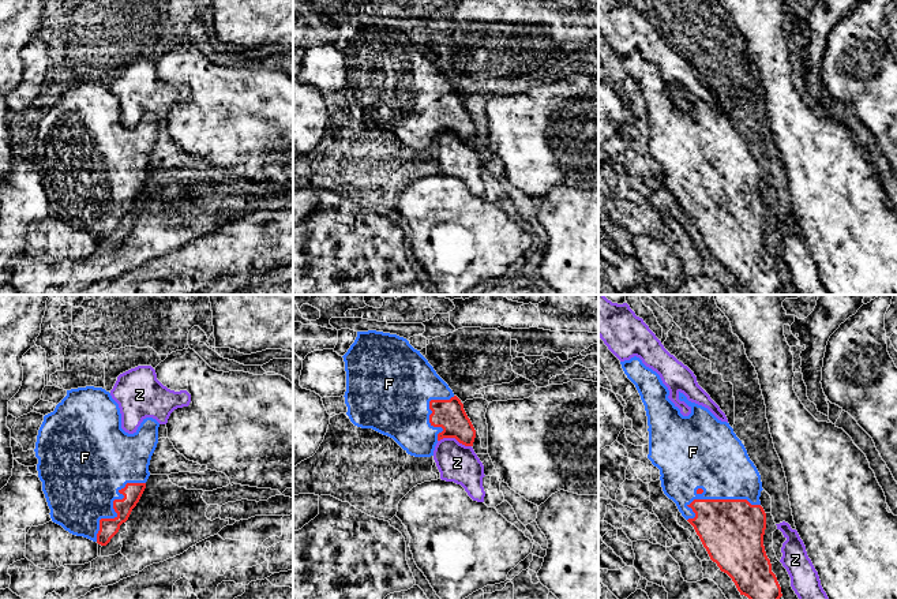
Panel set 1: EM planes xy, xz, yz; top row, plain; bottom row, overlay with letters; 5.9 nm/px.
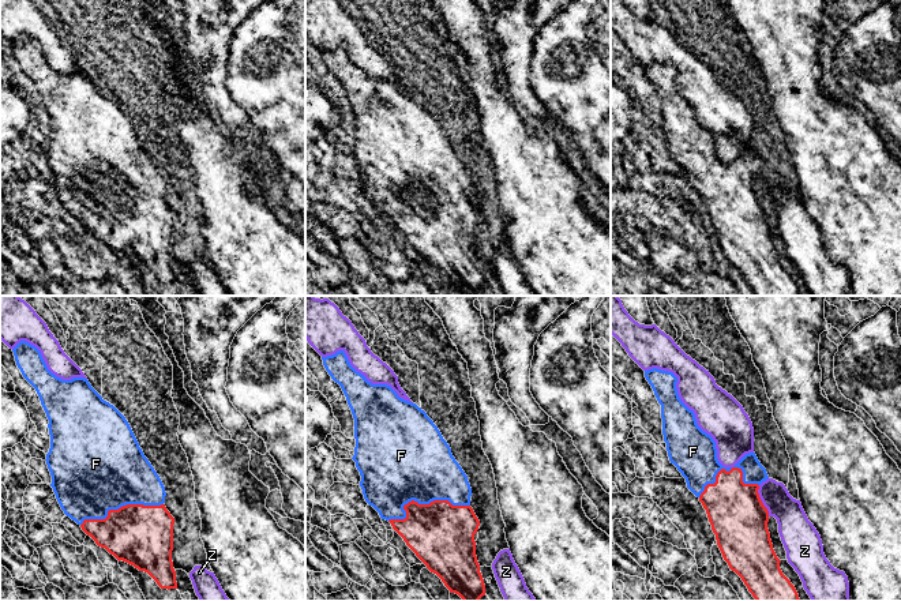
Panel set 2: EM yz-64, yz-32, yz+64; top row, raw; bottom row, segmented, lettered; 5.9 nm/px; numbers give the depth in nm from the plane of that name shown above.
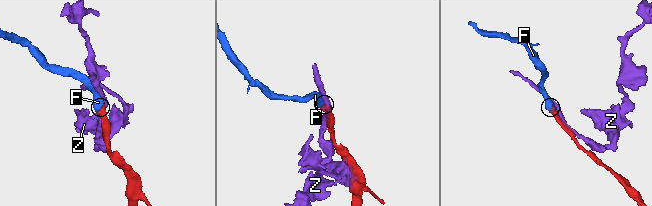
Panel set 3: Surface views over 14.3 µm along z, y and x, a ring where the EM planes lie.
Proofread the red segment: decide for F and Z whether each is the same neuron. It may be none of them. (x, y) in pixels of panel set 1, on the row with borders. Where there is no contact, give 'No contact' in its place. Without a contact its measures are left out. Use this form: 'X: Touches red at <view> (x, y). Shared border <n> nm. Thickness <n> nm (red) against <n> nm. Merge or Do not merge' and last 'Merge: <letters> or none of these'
F: Touches red at xy (113, 506). Shared border 460 nm. Thickness 110 nm (red) against 460 nm. Merge
Z: Touches red at xz (454, 437). Shared border 200 nm. Thickness 180 nm (red) against 220 nm. Do not merge
Merge: F

